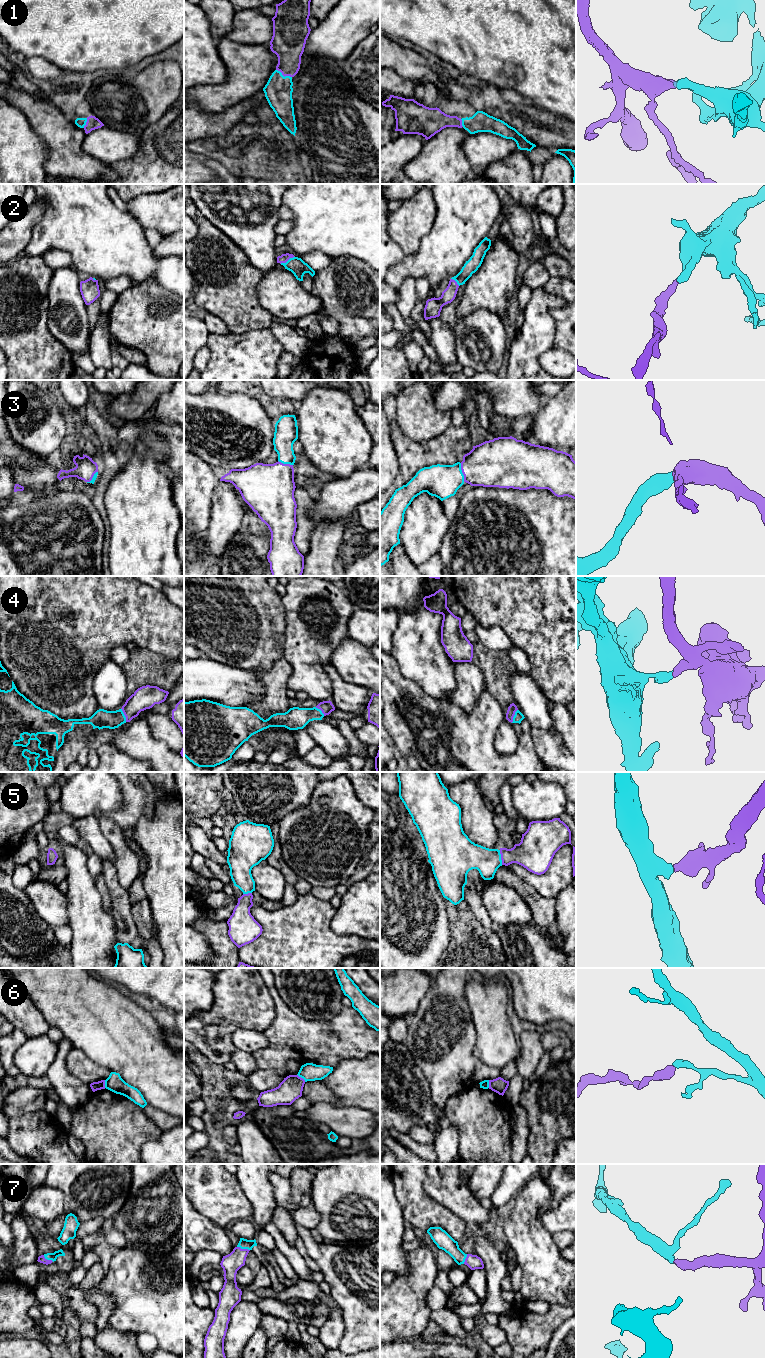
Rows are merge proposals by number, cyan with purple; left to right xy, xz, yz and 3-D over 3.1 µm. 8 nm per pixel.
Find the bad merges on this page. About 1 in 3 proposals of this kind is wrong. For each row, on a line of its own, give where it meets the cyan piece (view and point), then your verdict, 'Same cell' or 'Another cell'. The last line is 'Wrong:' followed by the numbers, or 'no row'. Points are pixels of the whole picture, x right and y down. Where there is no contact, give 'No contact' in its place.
1: Touches cyan at xz (283, 76). Same cell
2: Touches cyan at xz (288, 260). Same cell
3: Touches cyan at yz (461, 472). Same cell
4: Touches cyan at xy (124, 715). Same cell
5: Touches cyan at yz (500, 857). Same cell
6: Touches cyan at xz (301, 1077). Another cell
7: Touches cyan at xz (243, 1248). Same cell
Wrong: 6

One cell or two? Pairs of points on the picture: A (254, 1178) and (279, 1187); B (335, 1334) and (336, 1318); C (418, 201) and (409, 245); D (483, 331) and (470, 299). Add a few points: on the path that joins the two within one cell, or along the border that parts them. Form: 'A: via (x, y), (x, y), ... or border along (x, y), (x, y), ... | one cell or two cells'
A: border along (268, 1174), (277, 1204) | two cells
B: via (335, 1330), (335, 1322) | one cell
C: via (418, 212), (409, 224), (409, 234) | one cell
D: border along (498, 315), (485, 309), (477, 309), (455, 320) | two cells

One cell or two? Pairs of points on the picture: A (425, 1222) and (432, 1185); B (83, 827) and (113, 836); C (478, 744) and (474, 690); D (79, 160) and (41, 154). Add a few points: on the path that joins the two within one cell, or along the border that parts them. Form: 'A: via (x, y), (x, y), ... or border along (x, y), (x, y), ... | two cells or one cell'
A: border along (425, 1174), (423, 1181), (424, 1191), (450, 1210) | two cells
B: border along (98, 818), (98, 826), (115, 853) | two cells
C: border along (487, 689), (470, 711), (464, 711), (452, 702) | two cells
D: border along (36, 134), (47, 149), (47, 173) | two cells

